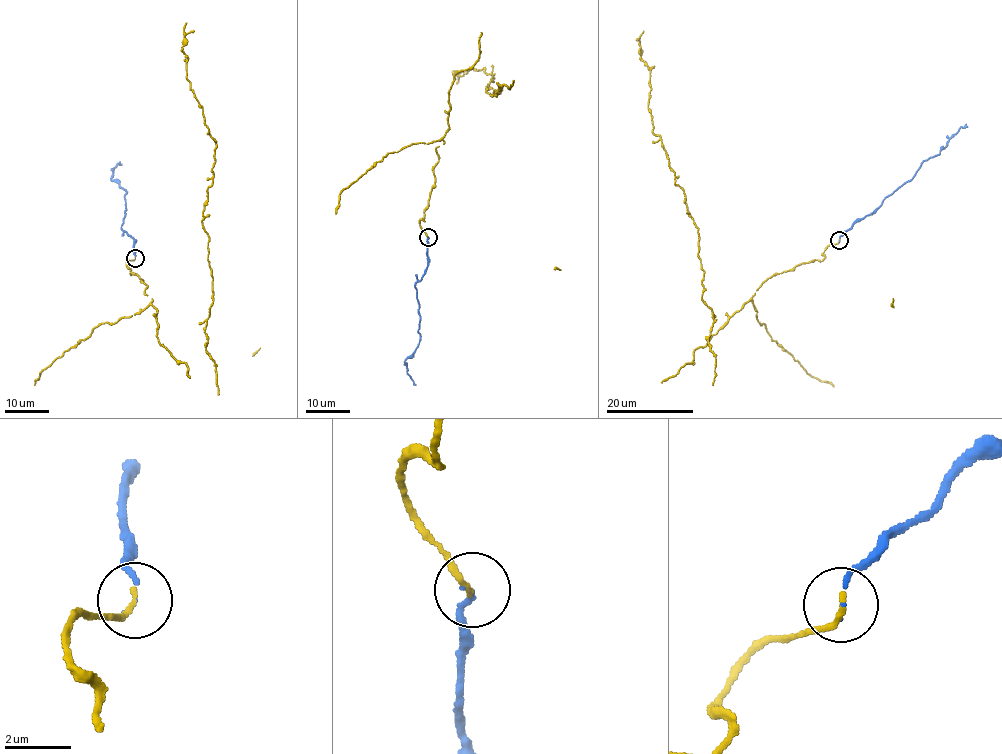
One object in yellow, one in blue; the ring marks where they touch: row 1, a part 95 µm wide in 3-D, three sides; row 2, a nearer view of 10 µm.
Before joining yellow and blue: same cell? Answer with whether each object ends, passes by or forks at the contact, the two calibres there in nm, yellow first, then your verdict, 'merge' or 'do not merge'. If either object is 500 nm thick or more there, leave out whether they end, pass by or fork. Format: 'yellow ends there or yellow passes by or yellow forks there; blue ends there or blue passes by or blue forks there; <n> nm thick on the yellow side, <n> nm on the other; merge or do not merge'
yellow ends there; blue ends there; 180 nm thick on the yellow side, 80 nm on the other; merge

